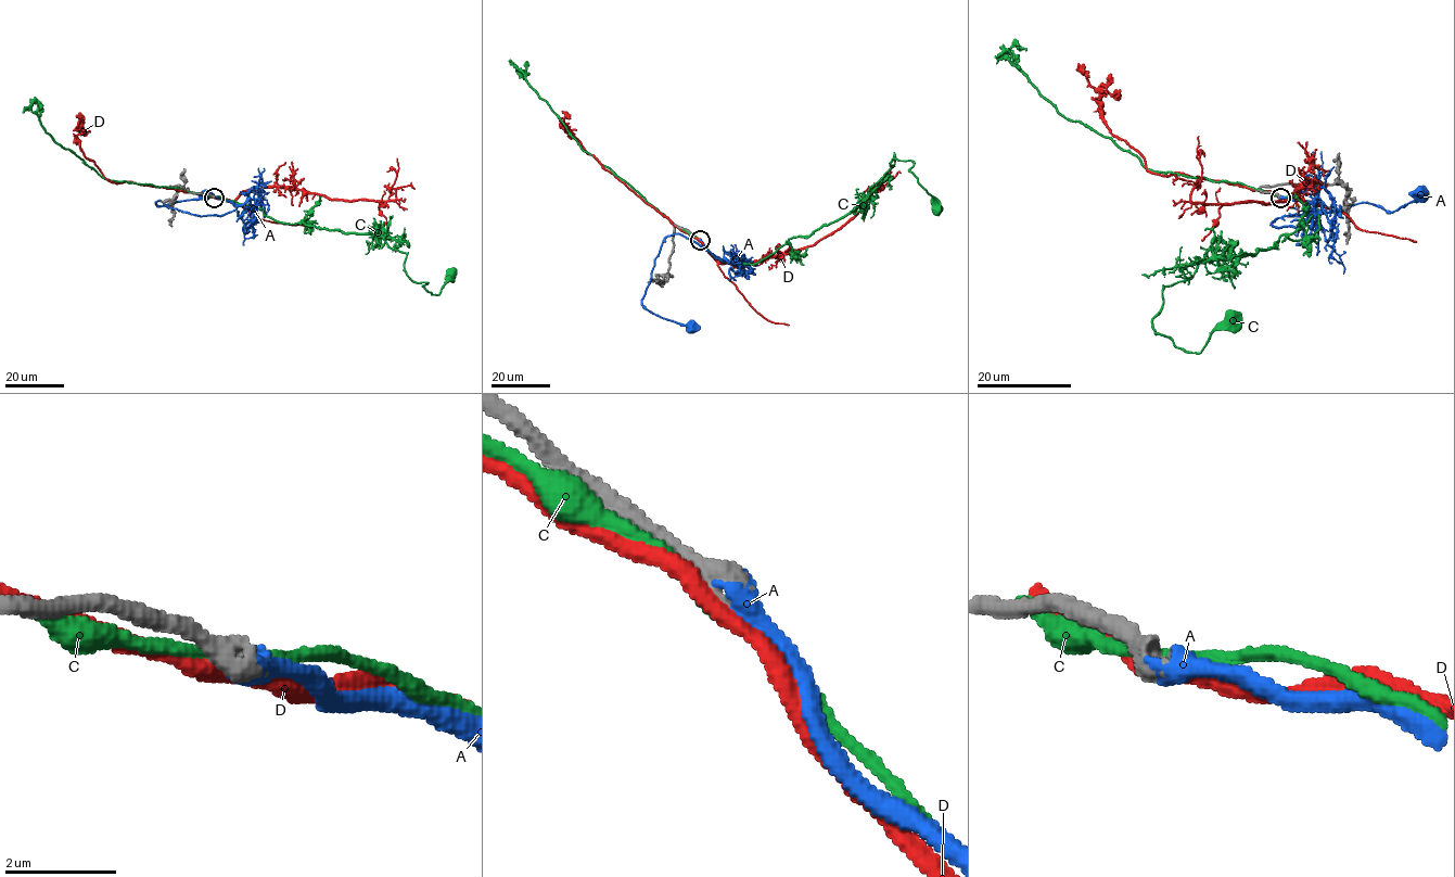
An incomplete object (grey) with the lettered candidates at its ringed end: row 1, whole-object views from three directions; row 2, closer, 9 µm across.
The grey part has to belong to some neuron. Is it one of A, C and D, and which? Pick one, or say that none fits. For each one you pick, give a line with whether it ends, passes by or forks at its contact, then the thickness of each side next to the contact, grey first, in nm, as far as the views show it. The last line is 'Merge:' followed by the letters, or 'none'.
A: It ends there. Thickness 440 nm (grey) against 400 nm
Merge: A

